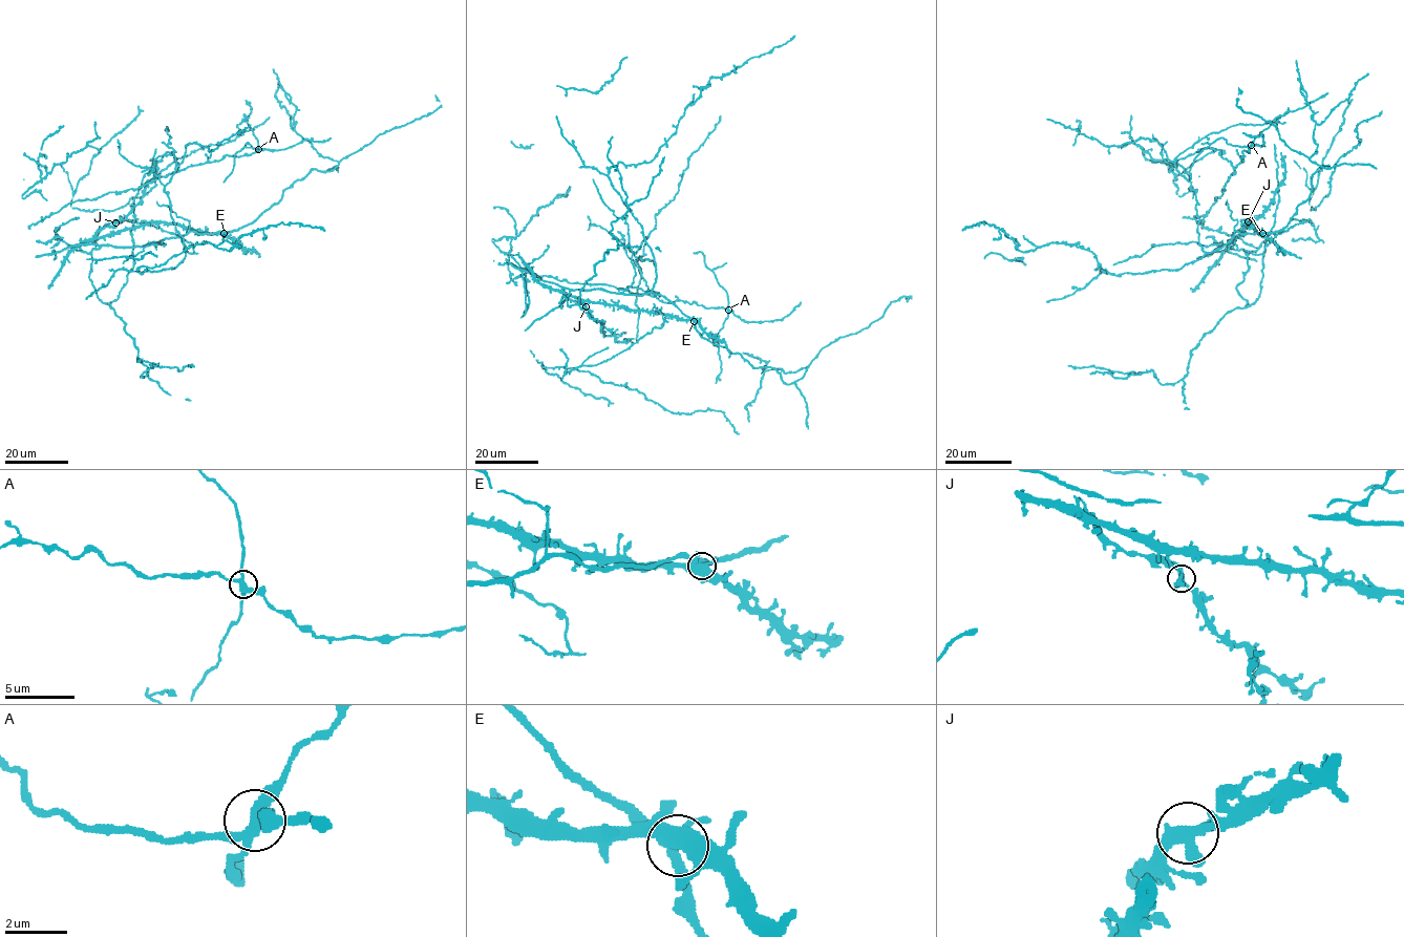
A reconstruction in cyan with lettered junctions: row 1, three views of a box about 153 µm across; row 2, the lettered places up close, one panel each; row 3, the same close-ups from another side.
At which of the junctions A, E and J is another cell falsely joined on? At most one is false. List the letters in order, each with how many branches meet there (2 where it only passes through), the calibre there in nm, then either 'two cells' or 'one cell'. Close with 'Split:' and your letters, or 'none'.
A: 4 branches meet; 360 nm thick; two cells
E: 4 branches meet; 480 nm thick; one cell
J: 4 branches meet; 340 nm thick; one cell
Split: A

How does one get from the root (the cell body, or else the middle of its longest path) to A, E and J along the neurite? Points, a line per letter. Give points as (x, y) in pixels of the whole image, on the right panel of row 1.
A: (1190, 182), (1184, 169), (1174, 164), (1178, 160), (1214, 148), (1235, 167), (1251, 145)
E: (1190, 182), (1195, 192), (1198, 245), (1205, 252), (1221, 249), (1236, 231), (1262, 233)
J: (1190, 182), (1205, 252), (1221, 249), (1236, 231), (1261, 233), (1249, 221), (1235, 237), (1248, 221)

